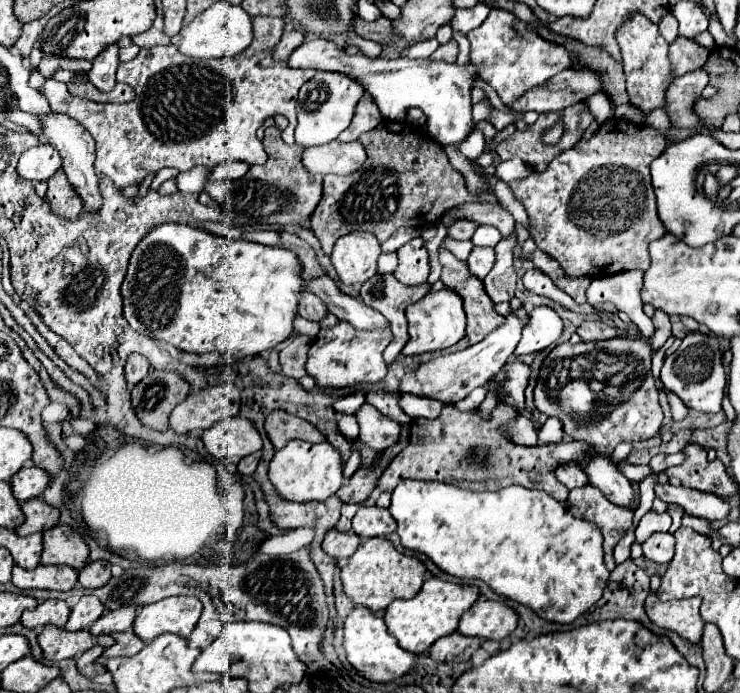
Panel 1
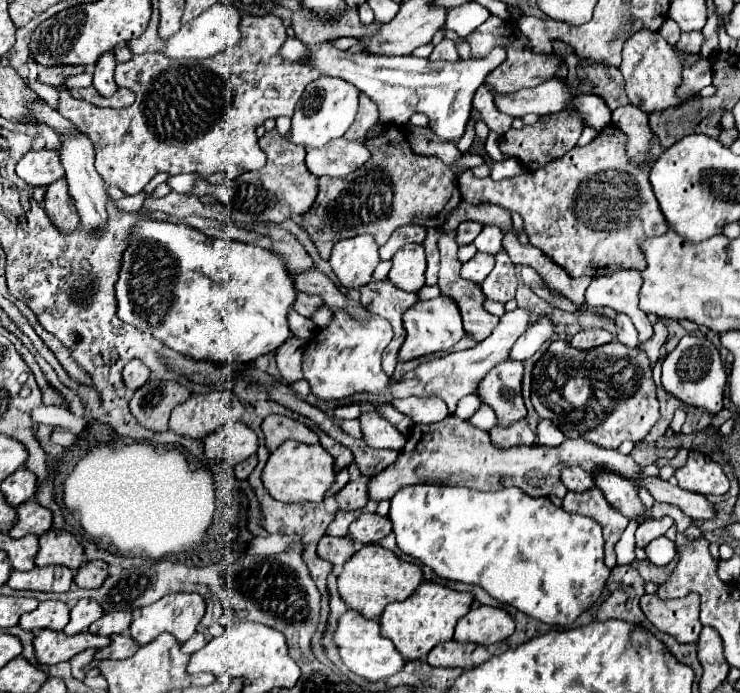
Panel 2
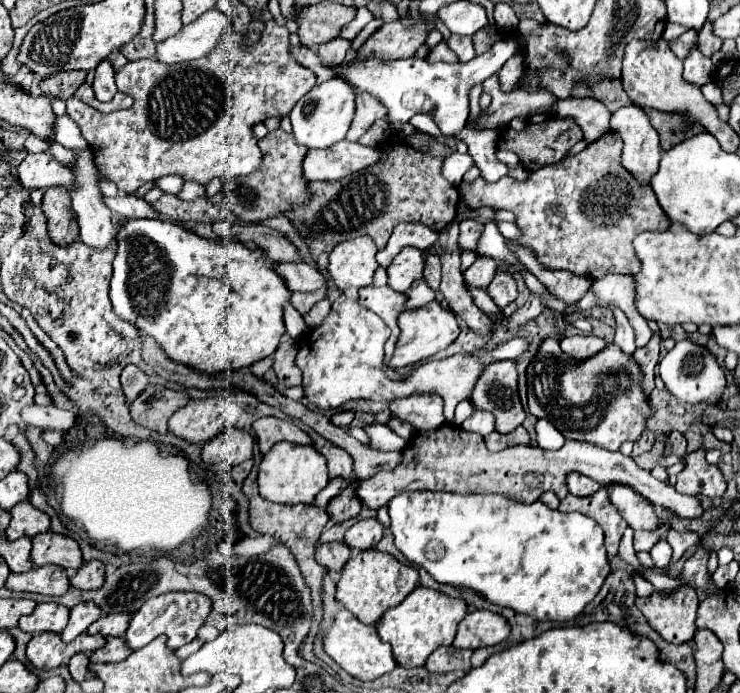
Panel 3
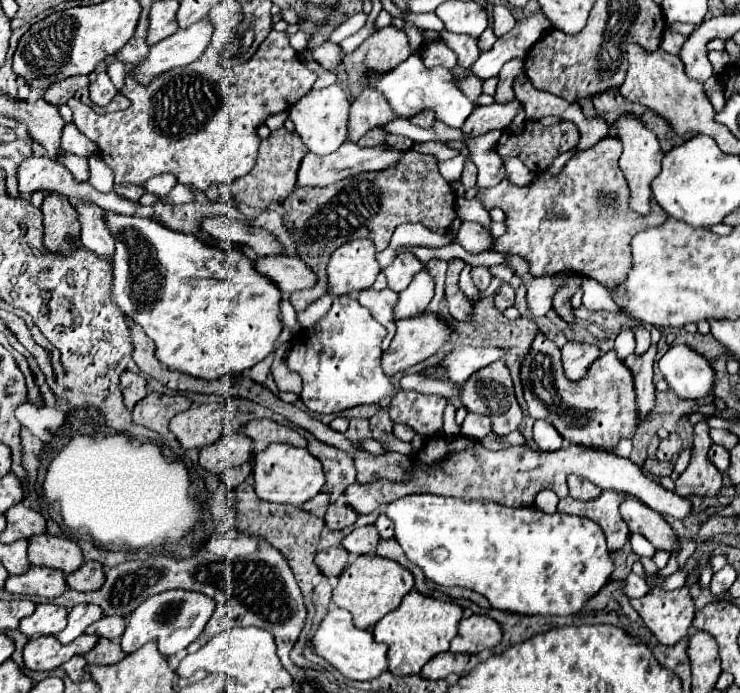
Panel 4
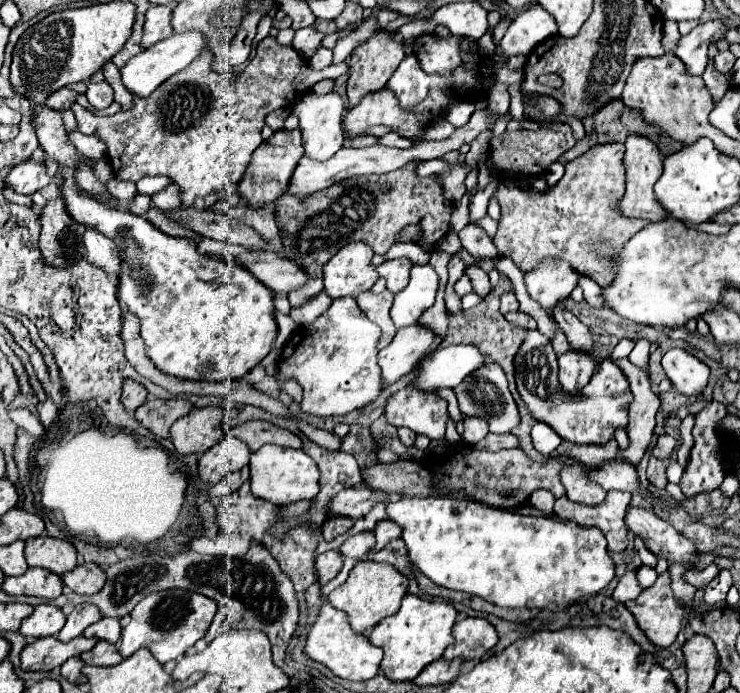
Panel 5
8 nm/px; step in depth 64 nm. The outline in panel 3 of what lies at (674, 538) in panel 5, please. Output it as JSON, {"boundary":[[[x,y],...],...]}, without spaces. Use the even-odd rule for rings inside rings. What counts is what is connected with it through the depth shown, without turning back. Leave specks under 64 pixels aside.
{"boundary":[[[608,484],[604,486],[608,490],[610,502],[616,506],[620,516],[632,526],[634,530],[652,530],[660,524],[656,518],[652,504],[642,498],[636,490],[632,490],[626,484]]]}

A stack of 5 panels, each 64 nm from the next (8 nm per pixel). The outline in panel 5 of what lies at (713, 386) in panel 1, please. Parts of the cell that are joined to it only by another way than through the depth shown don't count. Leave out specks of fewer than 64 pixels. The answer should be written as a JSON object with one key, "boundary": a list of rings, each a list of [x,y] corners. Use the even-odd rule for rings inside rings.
{"boundary":[[[672,348],[662,356],[662,368],[676,388],[684,396],[696,396],[708,386],[710,368],[682,348]]]}

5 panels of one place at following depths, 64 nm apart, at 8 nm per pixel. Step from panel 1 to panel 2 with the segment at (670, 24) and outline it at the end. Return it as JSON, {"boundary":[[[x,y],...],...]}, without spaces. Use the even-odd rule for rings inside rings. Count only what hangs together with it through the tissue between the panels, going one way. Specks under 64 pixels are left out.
{"boundary":[[[668,18],[668,20],[662,24],[662,28],[660,28],[658,32],[664,36],[664,40],[666,40],[670,46],[674,46],[674,44],[678,42],[678,38],[680,38],[678,24],[676,24],[672,18]]]}

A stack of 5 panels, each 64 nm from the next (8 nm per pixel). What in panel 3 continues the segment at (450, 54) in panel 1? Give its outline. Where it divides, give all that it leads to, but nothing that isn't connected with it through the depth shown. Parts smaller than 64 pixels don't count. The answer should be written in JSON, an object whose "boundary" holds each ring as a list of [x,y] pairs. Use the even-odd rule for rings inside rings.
{"boundary":[[[442,40],[442,42],[438,42],[438,44],[430,50],[430,54],[428,54],[426,60],[428,60],[428,62],[438,62],[438,60],[442,60],[442,62],[454,62],[454,60],[456,60],[456,54],[450,50],[448,42]]]}

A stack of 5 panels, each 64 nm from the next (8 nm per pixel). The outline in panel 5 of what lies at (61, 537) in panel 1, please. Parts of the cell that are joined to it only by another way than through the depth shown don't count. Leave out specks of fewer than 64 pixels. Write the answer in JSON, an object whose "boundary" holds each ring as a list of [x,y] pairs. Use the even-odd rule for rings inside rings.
{"boundary":[[[36,536],[26,540],[24,554],[28,566],[40,566],[60,576],[78,566],[76,548],[70,542],[52,536]]]}

